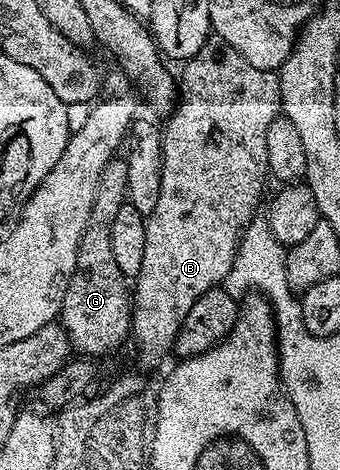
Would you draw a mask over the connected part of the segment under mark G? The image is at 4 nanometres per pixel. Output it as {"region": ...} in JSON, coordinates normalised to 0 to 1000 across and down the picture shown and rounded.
{"region":[[[359,336],[321,340],[294,370],[294,387],[282,396],[282,421],[271,421],[271,447],[259,455],[259,472],[247,481],[247,498],[235,506],[235,523],[224,540],[224,574],[200,600],[194,632],[182,645],[176,687],[206,721],[209,743],[253,762],[303,762],[332,740],[356,736],[388,706],[388,621],[376,611],[376,589],[341,566],[341,547],[329,540],[329,470],[353,438],[374,434],[376,353]]]}

